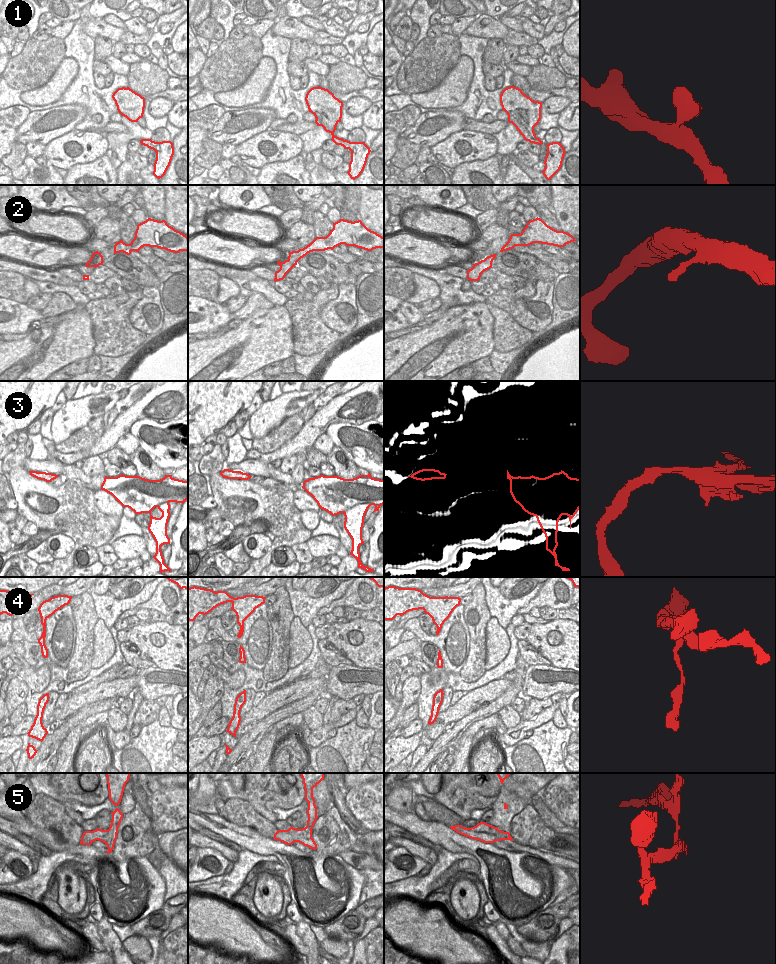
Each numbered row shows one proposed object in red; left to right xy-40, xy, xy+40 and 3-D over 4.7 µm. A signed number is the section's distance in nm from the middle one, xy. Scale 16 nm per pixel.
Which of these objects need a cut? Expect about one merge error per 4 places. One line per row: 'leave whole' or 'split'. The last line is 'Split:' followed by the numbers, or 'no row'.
1: leave whole
2: leave whole
3: split
4: leave whole
5: split
Split: 3, 5

